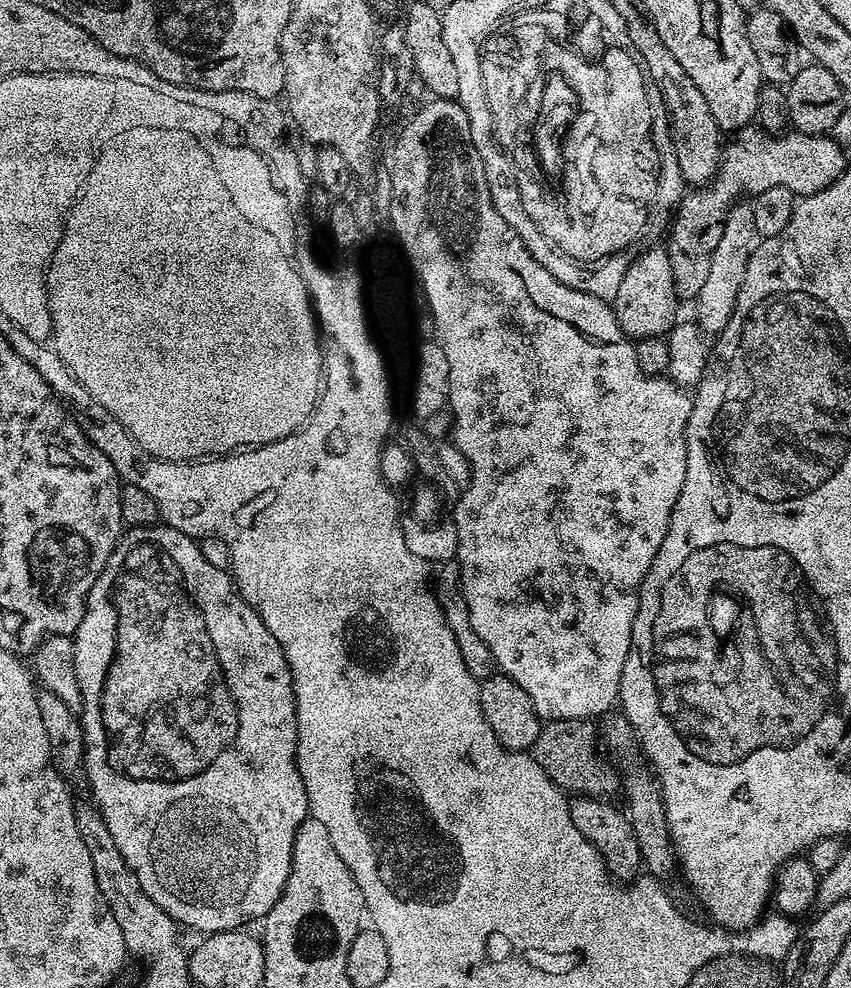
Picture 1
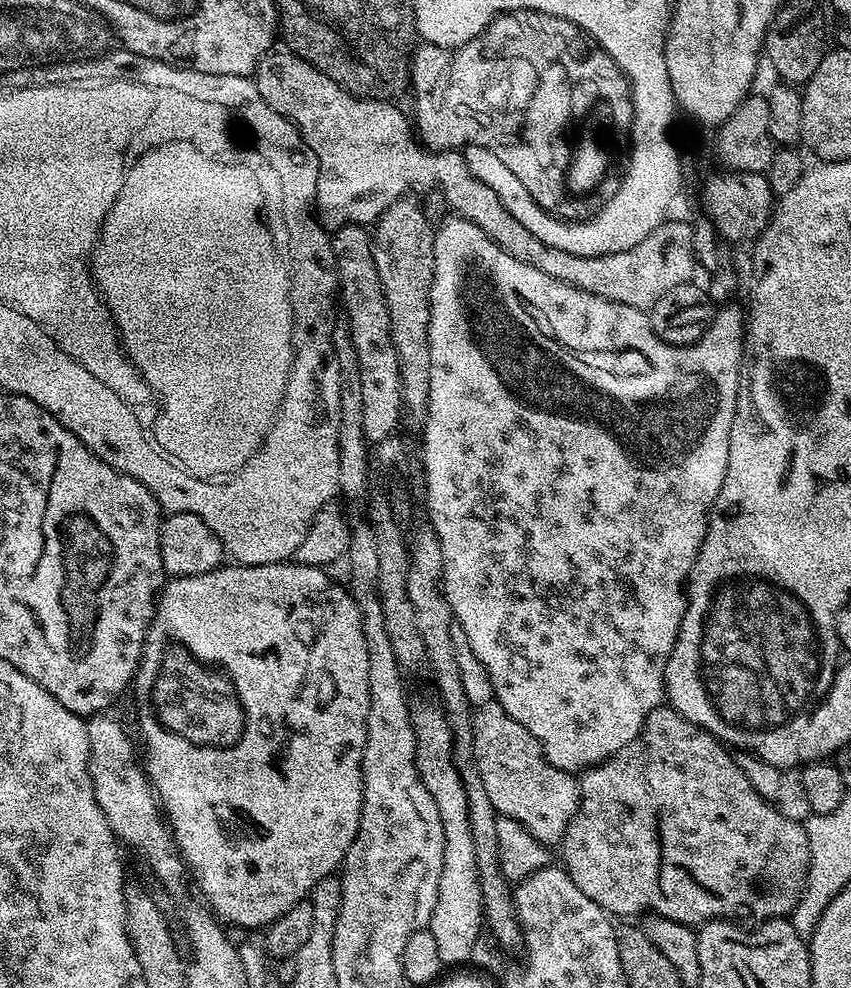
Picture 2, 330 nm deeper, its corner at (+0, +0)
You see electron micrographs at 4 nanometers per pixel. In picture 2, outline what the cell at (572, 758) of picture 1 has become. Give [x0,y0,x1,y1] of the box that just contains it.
[558,706,812,926]

